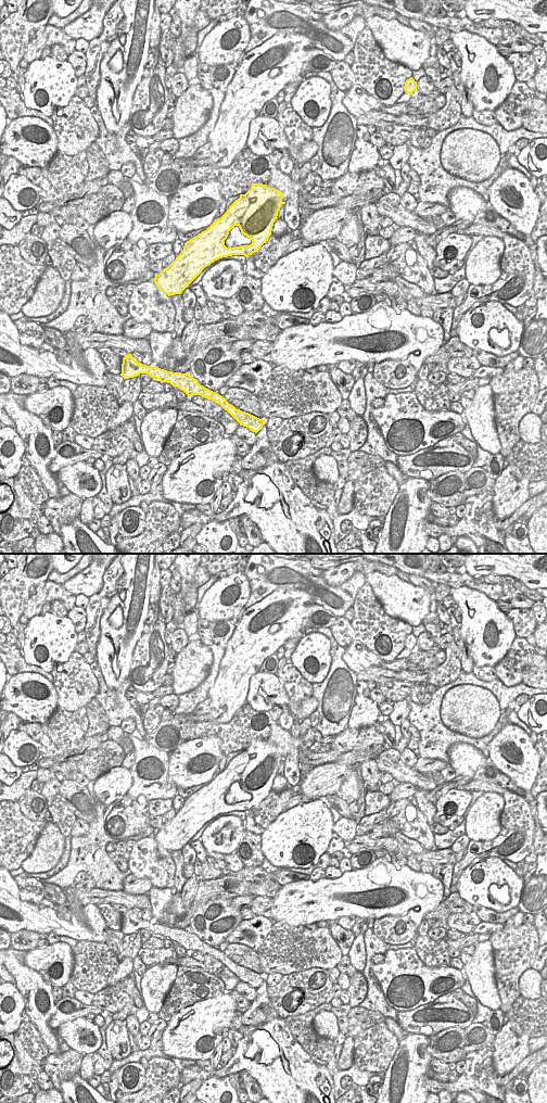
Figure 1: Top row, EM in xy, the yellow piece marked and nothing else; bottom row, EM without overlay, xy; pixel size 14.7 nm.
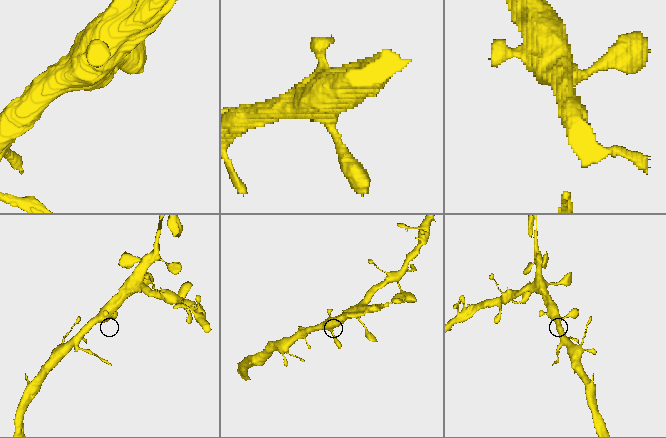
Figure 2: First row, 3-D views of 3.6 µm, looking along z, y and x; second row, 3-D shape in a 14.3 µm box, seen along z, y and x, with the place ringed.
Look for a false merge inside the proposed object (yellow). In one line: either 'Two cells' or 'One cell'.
Two cells.

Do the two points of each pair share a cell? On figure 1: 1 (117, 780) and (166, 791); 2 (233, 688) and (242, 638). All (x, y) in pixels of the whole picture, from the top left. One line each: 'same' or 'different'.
1: different
2: same

